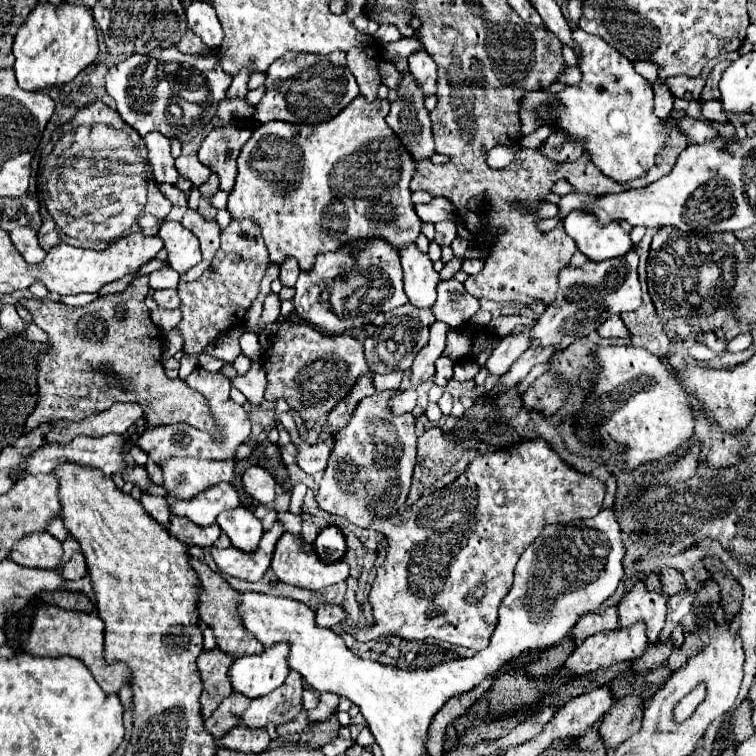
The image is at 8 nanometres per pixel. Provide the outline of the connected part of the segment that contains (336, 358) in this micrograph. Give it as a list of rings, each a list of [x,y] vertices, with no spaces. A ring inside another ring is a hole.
[[[280,323],[276,339],[264,353],[264,371],[268,379],[266,401],[284,399],[300,413],[304,427],[312,429],[316,421],[328,415],[342,401],[356,381],[368,373],[362,343],[348,335],[324,335],[312,325]]]

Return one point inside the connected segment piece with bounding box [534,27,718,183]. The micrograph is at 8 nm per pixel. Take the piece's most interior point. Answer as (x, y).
(610, 95)

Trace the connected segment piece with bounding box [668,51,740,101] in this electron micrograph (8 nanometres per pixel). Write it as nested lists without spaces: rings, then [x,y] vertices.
[[[735,51],[711,59],[706,63],[701,75],[698,75],[698,77],[686,77],[686,75],[670,77],[670,79],[668,79],[668,85],[672,87],[674,97],[688,99],[688,101],[698,101],[698,99],[700,99],[700,93],[702,93],[702,87],[705,85],[706,78],[715,65],[721,61],[728,61],[728,63],[732,63],[736,61],[739,56],[739,52]]]

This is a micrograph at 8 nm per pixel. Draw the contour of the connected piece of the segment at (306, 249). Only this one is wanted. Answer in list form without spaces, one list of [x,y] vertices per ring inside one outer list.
[[[356,97],[344,113],[320,125],[284,125],[282,121],[272,121],[252,131],[252,137],[238,155],[236,185],[228,195],[226,209],[232,219],[252,219],[260,225],[270,263],[282,265],[284,259],[294,257],[300,271],[310,271],[316,255],[338,251],[354,239],[384,239],[398,251],[408,243],[416,243],[422,221],[414,211],[408,187],[416,163],[408,157],[408,151],[396,149],[396,135],[385,121],[389,109],[387,99],[366,103],[364,97]]]

